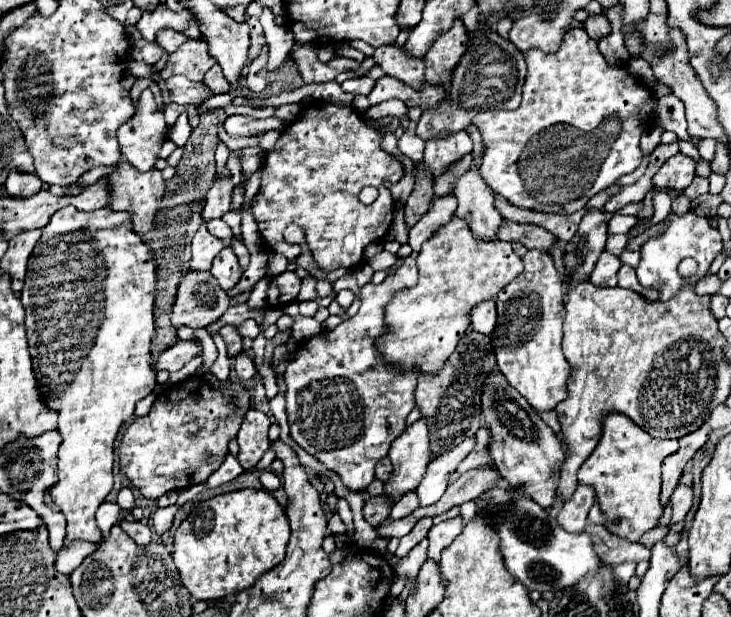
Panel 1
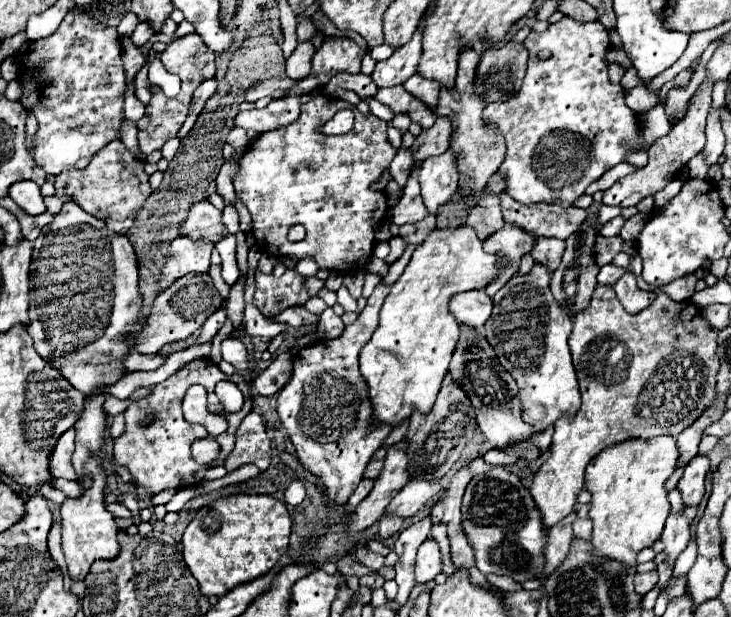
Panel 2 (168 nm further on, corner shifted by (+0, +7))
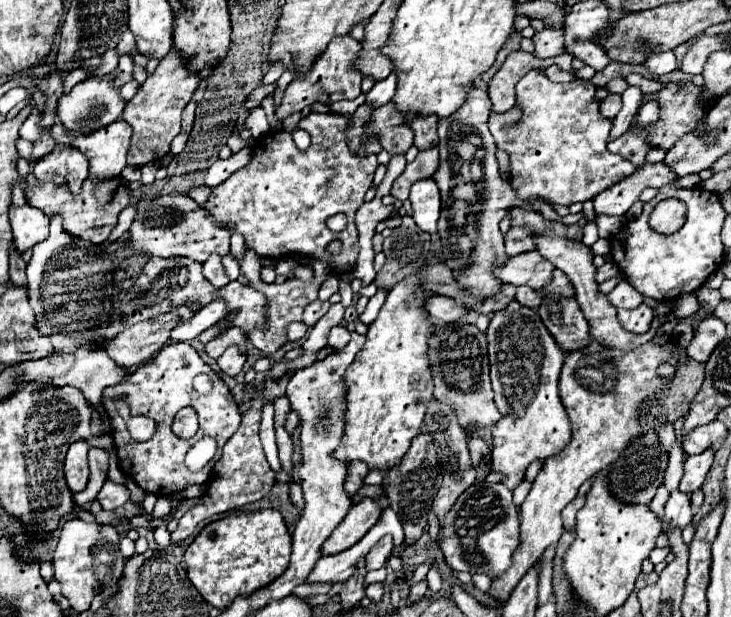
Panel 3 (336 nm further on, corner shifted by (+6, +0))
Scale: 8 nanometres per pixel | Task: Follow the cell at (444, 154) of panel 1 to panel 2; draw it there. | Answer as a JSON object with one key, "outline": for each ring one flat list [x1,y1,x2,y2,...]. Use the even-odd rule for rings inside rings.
{"outline":[[452,150,424,160,418,182,422,186,422,200,428,212,436,214,438,206,448,202,458,188,458,160]]}

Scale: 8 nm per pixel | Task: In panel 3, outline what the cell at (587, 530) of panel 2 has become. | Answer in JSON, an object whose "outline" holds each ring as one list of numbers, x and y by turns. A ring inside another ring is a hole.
{"outline":[[580,493,564,511,562,511,562,521,564,521,564,529,574,529,576,525,576,513,584,507,586,503,586,495]]}

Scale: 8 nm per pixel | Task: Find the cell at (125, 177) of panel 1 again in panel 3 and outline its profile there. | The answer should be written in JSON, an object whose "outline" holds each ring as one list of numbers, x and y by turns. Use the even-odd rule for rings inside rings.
{"outline":[[92,177,86,179,86,185,82,185,82,193,80,195,72,195,66,185,56,187,50,183,38,183,38,185,28,185,26,191,26,201,28,205,34,205,36,209,40,209,42,213,46,213,48,217,52,215,62,215,64,219,64,231,72,237,78,239,86,239,94,245,100,245,102,241,108,239,112,227,118,221,120,211,130,203,130,191,126,189,124,181,118,177,114,181,94,181]]}

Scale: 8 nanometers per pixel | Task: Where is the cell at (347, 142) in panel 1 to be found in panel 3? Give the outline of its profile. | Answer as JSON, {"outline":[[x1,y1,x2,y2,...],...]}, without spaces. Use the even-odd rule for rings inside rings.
{"outline":[[310,113,306,119,300,119,298,129,308,131,312,137,312,145,306,151,300,151,294,145,292,133,288,131,260,137,252,145,252,161,214,187,204,209,214,217,218,227,238,231,244,237,246,247,260,257,282,259,290,253,300,253,334,263,336,273,352,271,360,251,354,215,364,203,366,191,372,187,378,161,372,155,360,157,350,153,346,145,348,123,348,115,336,113],[336,213,346,213,348,217,348,227,342,233,334,233,326,227,326,219],[332,241,342,243,336,257,328,253]]}

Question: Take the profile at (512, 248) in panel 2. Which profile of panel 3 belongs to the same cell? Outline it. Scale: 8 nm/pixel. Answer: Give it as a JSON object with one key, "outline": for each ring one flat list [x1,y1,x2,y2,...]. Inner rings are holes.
{"outline":[[530,251,518,257,510,257,508,263,494,269,494,273,502,283,530,285,532,289,542,289,552,281,554,265,546,261,538,251]]}

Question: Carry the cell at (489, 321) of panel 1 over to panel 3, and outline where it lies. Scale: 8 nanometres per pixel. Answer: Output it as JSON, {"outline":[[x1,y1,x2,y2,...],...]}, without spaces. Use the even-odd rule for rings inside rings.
{"outline":[[432,295,432,297,426,301,424,309,428,311,428,315,432,315,432,317,436,317,436,319,442,319,444,323,458,321,460,317,464,317,464,315,468,313,468,311,466,311,462,305,458,305,454,299,442,297,442,295]]}

